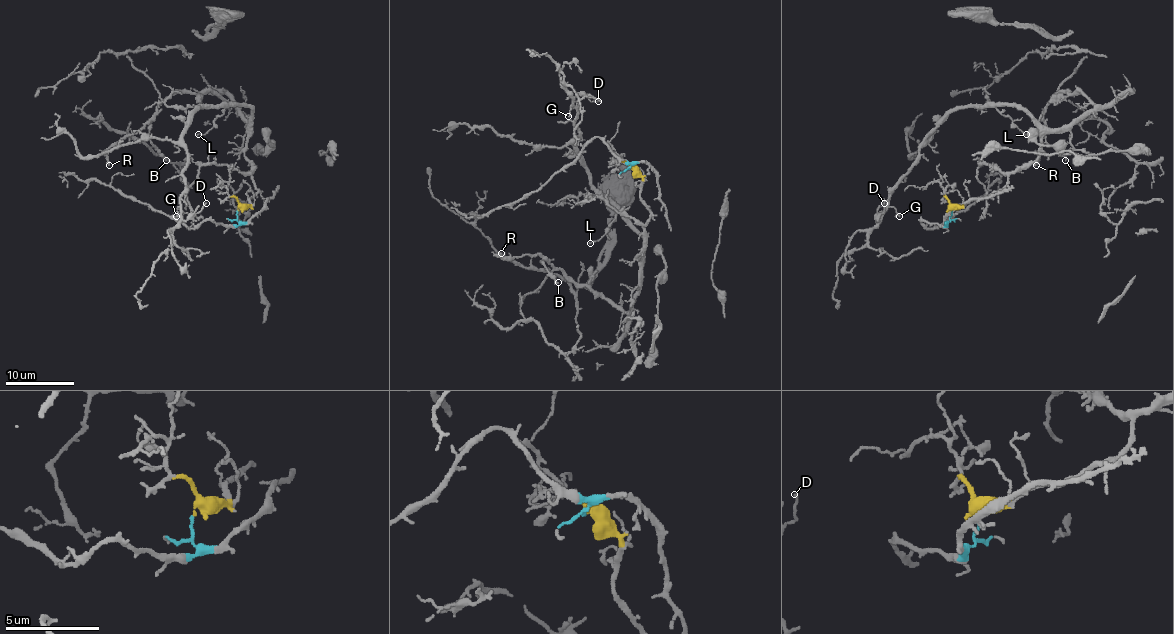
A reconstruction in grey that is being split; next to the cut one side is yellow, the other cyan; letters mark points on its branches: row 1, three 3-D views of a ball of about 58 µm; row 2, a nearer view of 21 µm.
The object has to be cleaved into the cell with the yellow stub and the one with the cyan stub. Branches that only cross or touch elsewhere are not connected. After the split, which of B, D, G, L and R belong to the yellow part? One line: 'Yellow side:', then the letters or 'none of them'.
Yellow side: B, D, G, L, R

